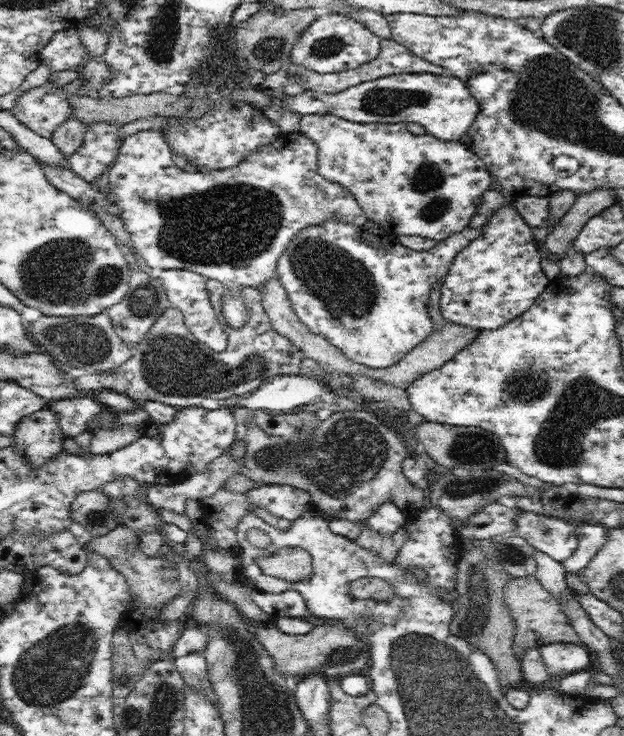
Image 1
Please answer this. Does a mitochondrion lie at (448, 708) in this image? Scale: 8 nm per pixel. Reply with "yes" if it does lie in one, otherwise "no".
yes

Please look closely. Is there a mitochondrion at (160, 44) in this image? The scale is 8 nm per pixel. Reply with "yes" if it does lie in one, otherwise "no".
yes

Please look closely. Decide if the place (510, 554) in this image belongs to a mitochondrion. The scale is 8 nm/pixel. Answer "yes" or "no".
yes

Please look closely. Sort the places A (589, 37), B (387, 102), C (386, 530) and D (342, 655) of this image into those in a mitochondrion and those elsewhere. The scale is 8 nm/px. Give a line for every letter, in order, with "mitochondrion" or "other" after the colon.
A: mitochondrion
B: mitochondrion
C: other
D: mitochondrion

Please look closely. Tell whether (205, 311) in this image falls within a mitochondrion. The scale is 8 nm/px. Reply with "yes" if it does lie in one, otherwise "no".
no

